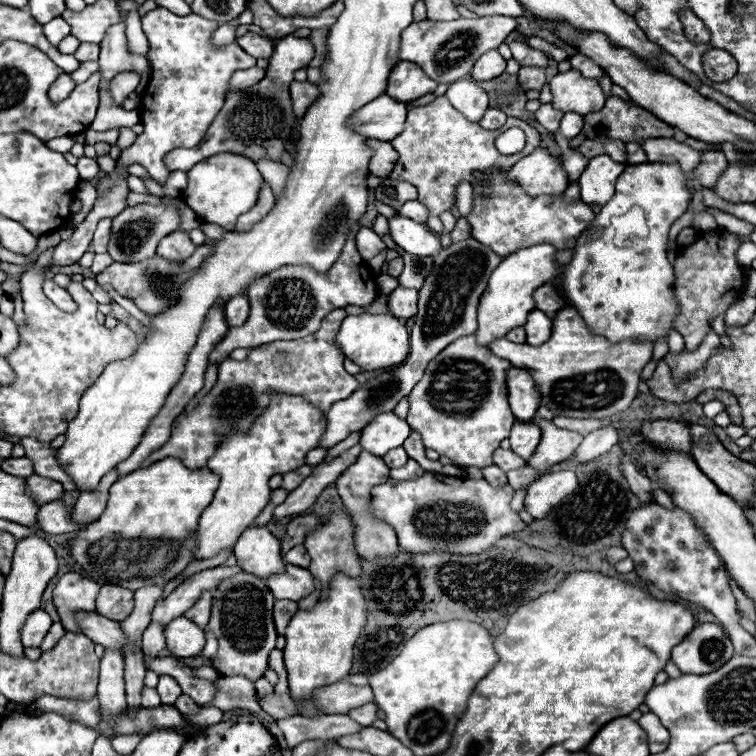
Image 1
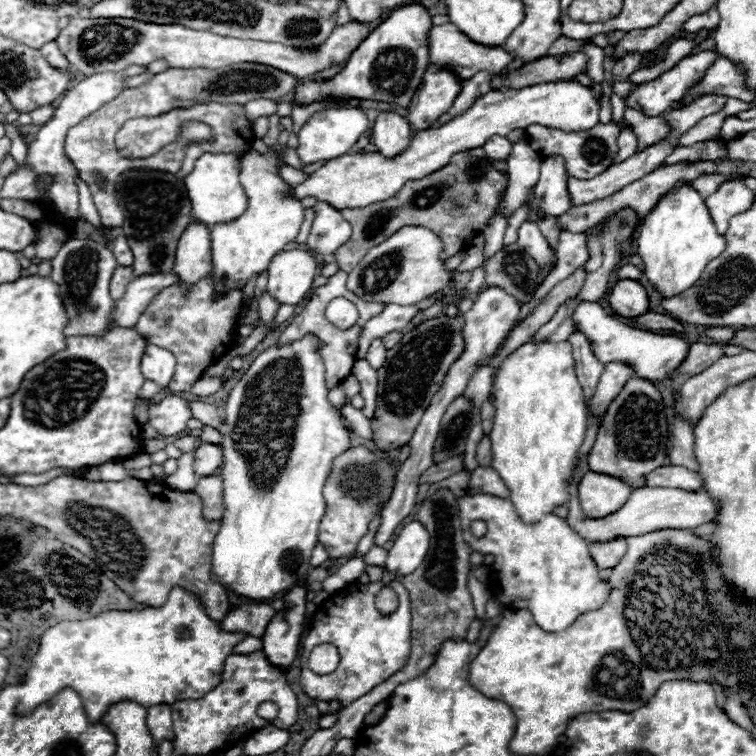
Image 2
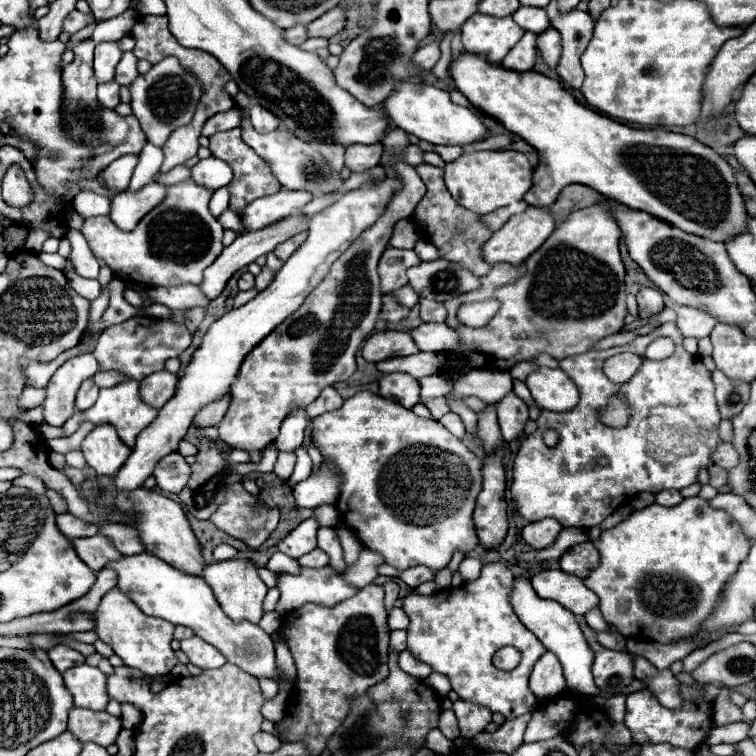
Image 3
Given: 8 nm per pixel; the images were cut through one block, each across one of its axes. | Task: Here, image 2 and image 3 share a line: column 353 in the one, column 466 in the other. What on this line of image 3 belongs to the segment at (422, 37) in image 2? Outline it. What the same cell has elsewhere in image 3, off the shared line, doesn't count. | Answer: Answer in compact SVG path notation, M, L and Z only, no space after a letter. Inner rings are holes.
M464 52L458 60L454 60L450 74L456 82L456 88L468 98L472 106L494 116L506 130L522 136L540 152L540 162L534 168L532 178L534 186L524 194L524 202L528 202L530 206L548 208L556 202L562 188L570 184L586 184L606 198L616 200L632 210L648 212L660 220L668 220L672 226L688 234L698 234L714 242L726 242L746 230L748 214L744 198L738 192L732 166L720 154L700 144L698 140L664 130L634 130L624 124L612 122L596 114L594 110L578 104L558 80L546 78L532 70L526 74L504 70L502 66L488 64L476 54Z

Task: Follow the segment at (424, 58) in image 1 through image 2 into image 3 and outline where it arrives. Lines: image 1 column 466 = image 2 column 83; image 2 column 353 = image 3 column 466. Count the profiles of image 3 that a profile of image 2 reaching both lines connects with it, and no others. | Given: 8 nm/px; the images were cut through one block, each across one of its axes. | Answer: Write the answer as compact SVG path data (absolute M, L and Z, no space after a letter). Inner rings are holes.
M474 14L462 26L462 44L470 54L488 58L490 64L500 64L508 50L524 36L524 30L512 18L494 18Z

